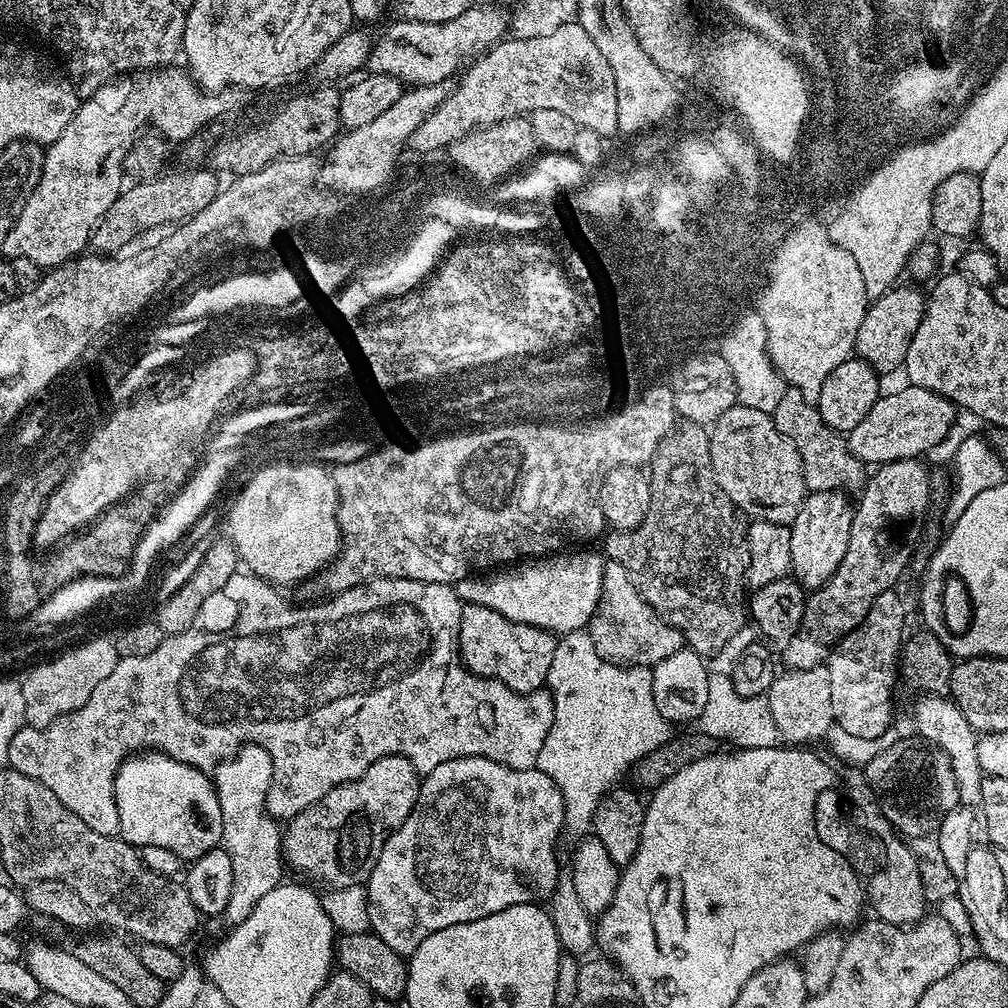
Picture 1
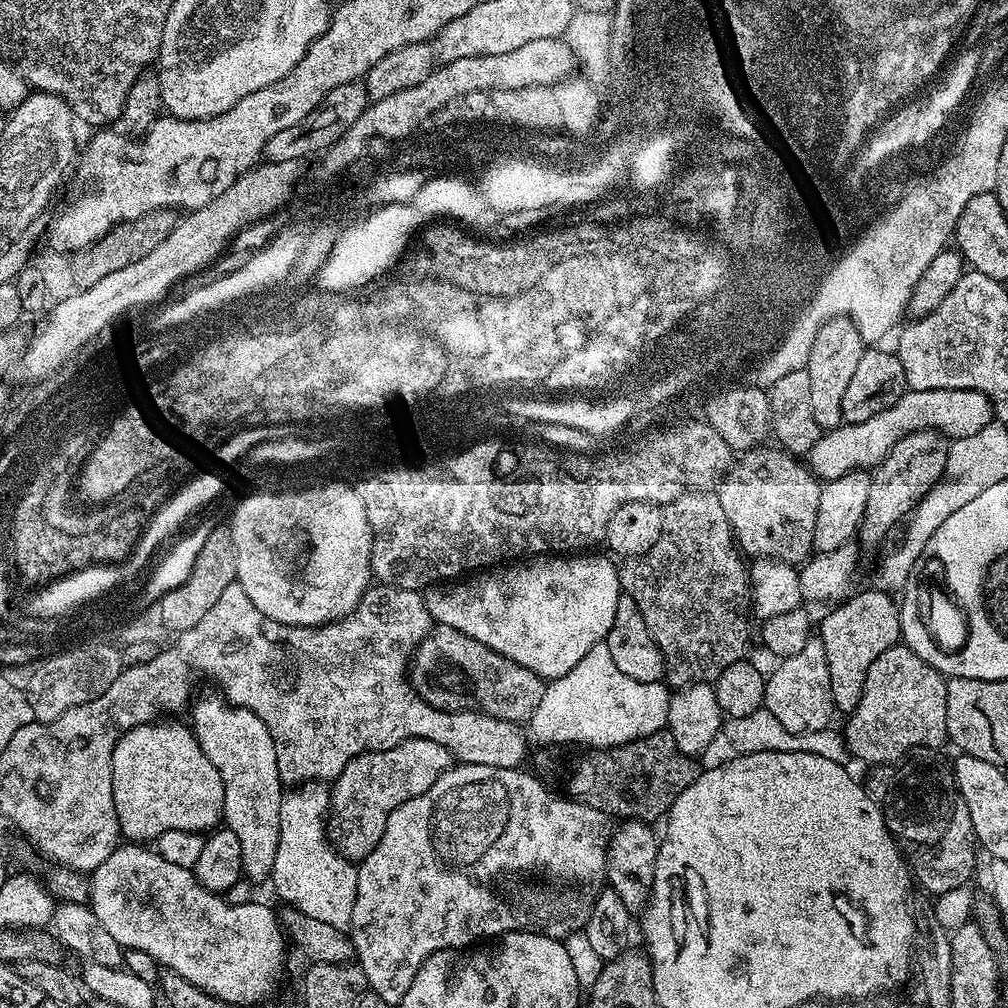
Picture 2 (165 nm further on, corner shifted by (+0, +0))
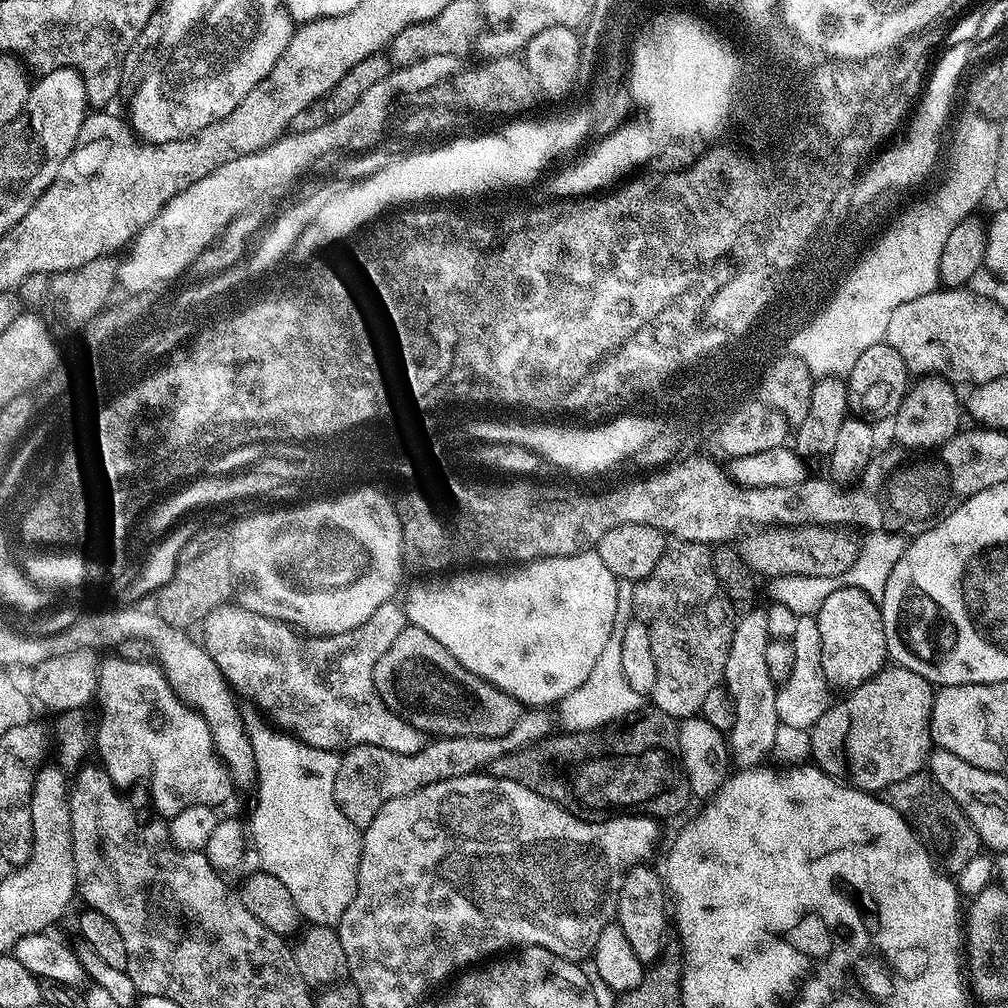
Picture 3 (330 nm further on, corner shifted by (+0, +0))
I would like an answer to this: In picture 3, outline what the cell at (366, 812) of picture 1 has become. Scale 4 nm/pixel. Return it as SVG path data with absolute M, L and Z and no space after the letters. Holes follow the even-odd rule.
M532 706L527 710L521 711L518 723L515 724L514 730L510 730L510 734L502 734L501 736L495 736L494 738L486 738L485 736L449 736L447 738L436 738L431 742L425 743L422 750L418 750L414 754L394 754L394 750L382 750L382 746L370 746L369 744L354 744L351 748L347 749L340 756L340 773L336 779L336 785L334 786L334 794L336 795L336 801L340 803L340 809L346 814L346 818L350 818L350 822L354 822L358 826L366 826L374 819L377 814L382 810L382 806L386 806L386 802L390 802L390 798L402 798L406 794L416 792L420 788L430 786L434 782L439 780L449 780L455 776L471 776L479 773L481 770L487 769L490 762L494 762L494 758L502 758L502 754L510 754L516 752L519 748L528 748L532 744L538 743L540 740L547 740L553 735L554 729L552 729L552 718L554 722L554 716L552 716L547 707L544 706Z

